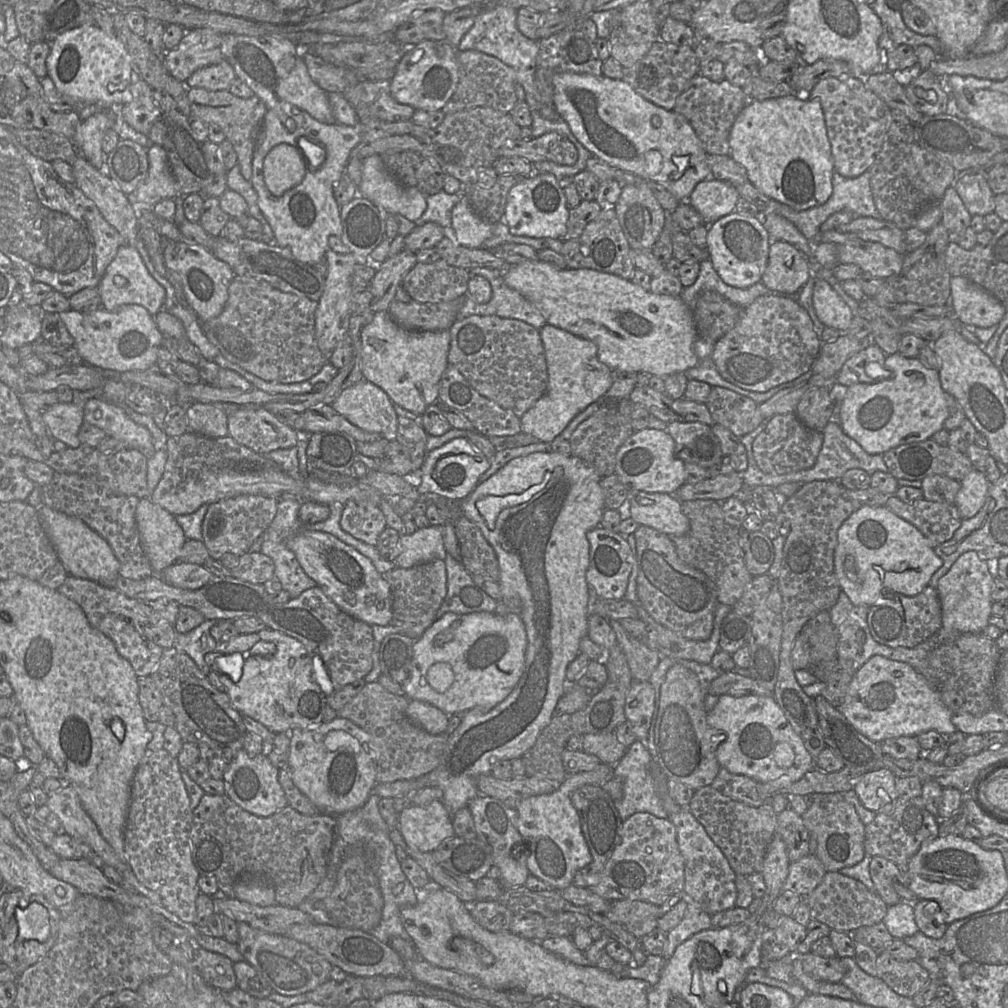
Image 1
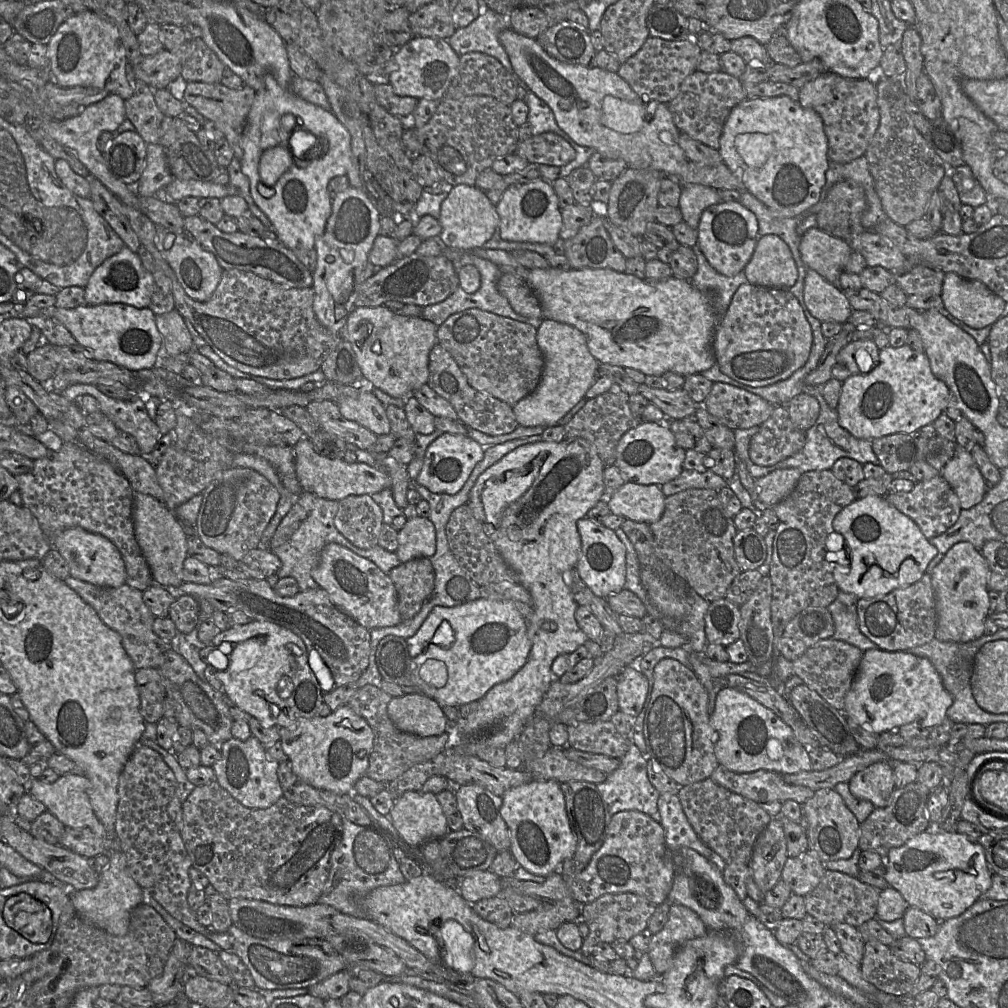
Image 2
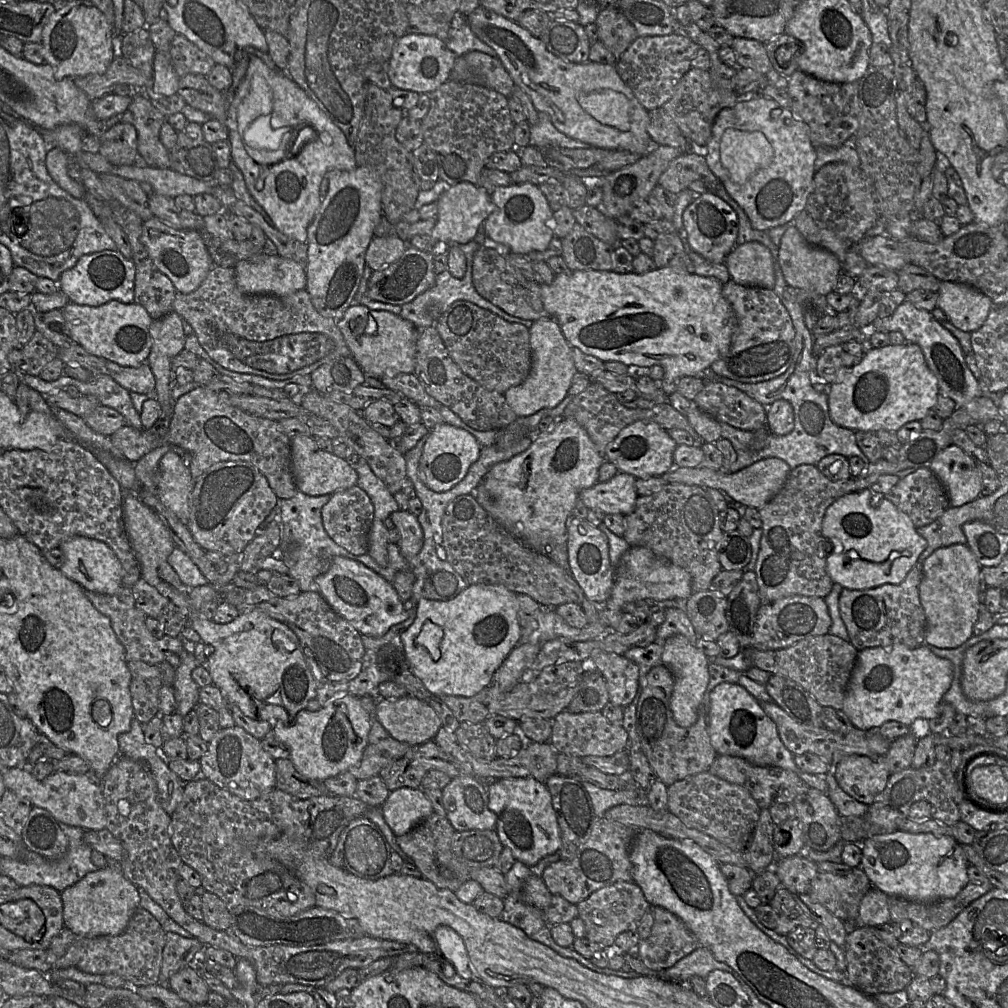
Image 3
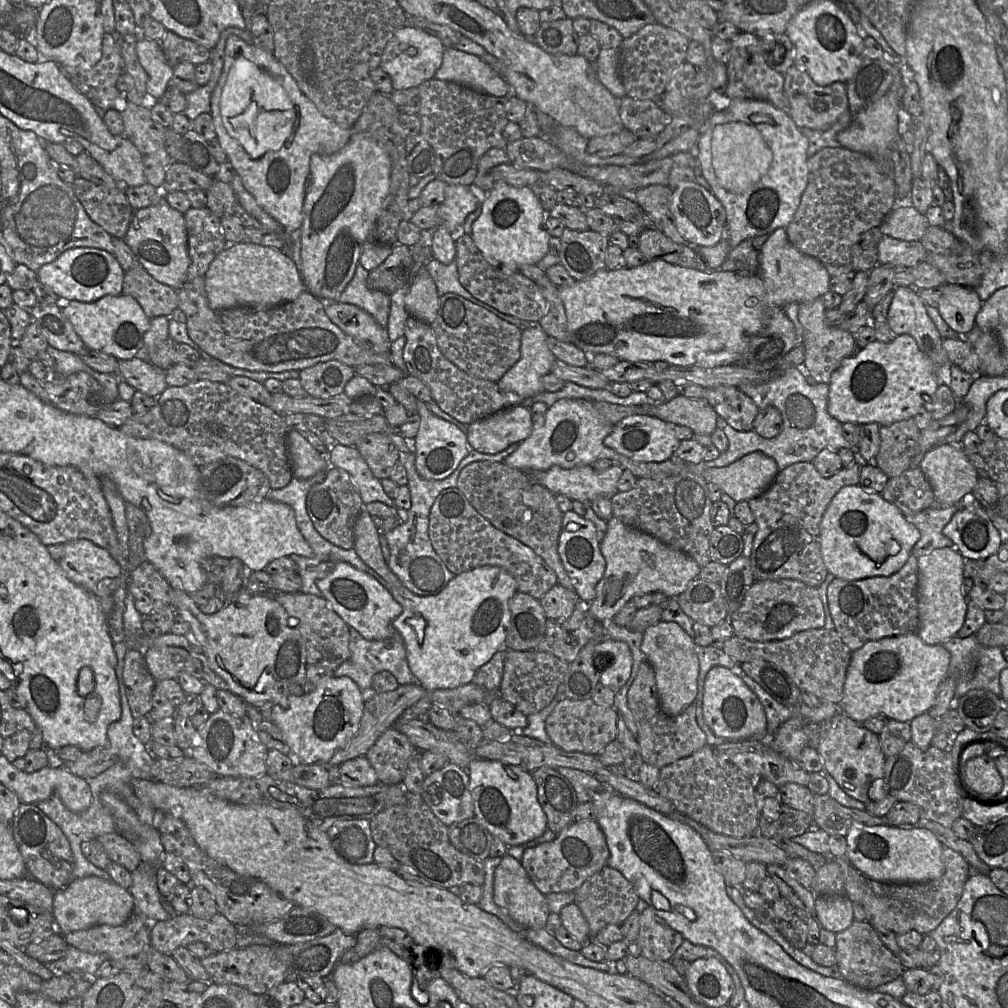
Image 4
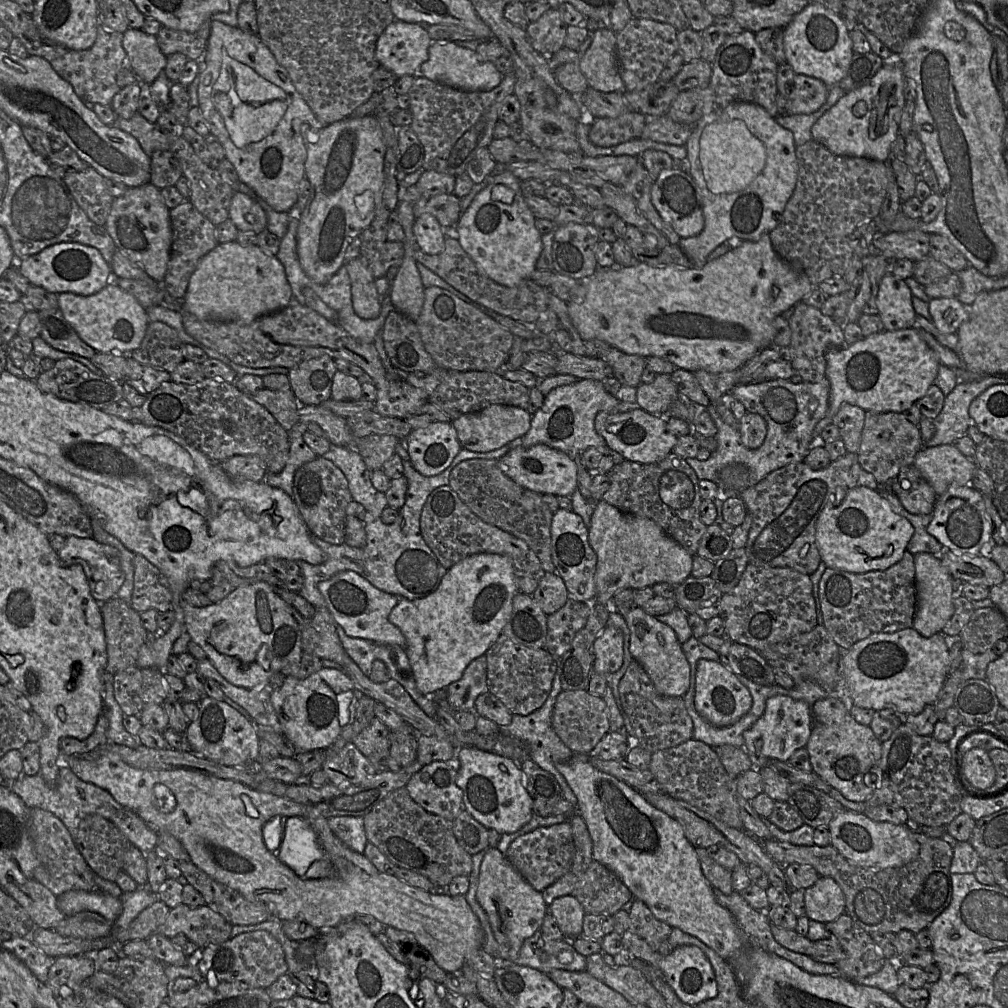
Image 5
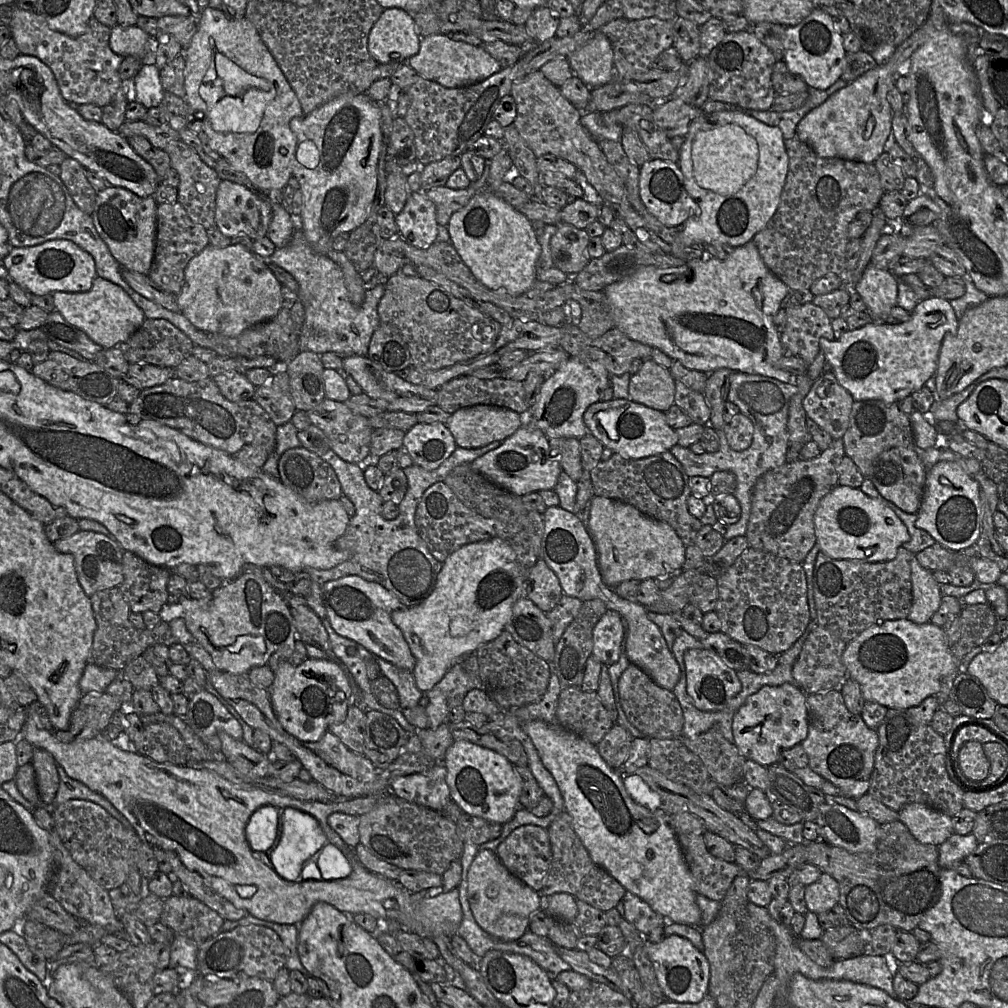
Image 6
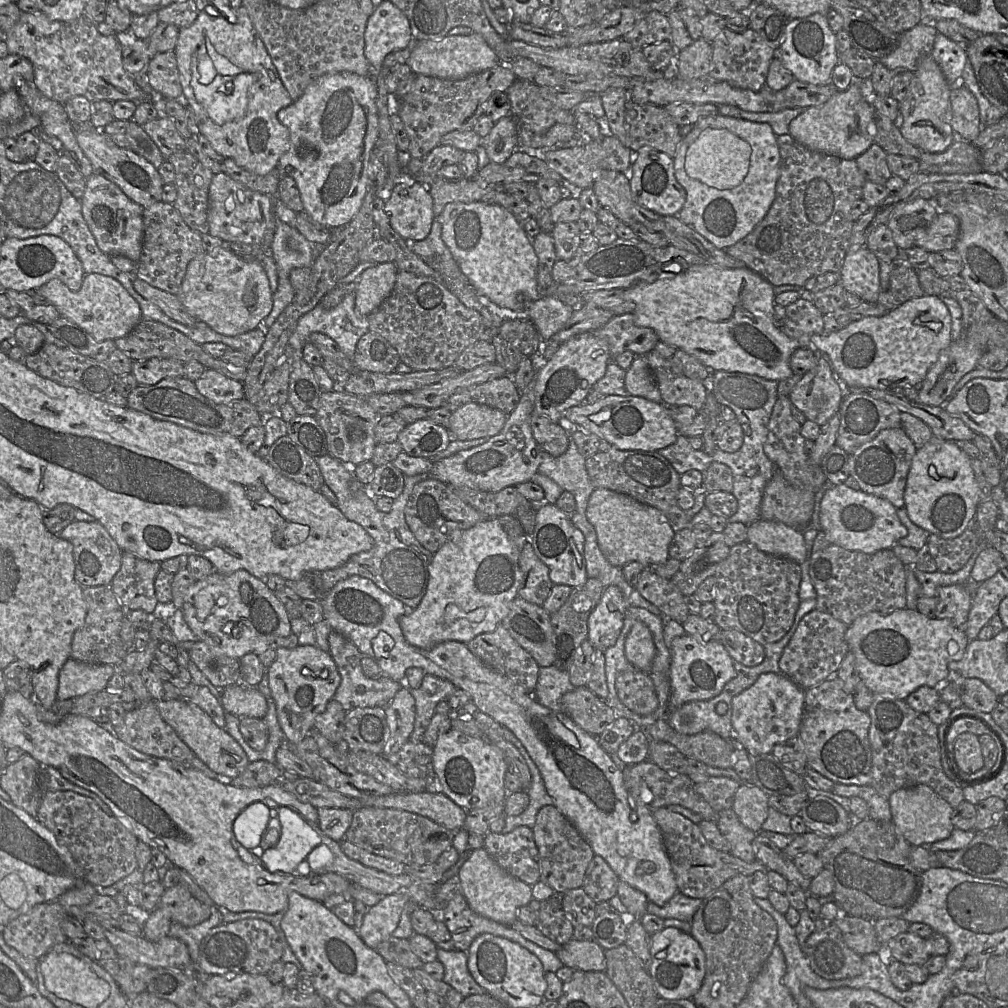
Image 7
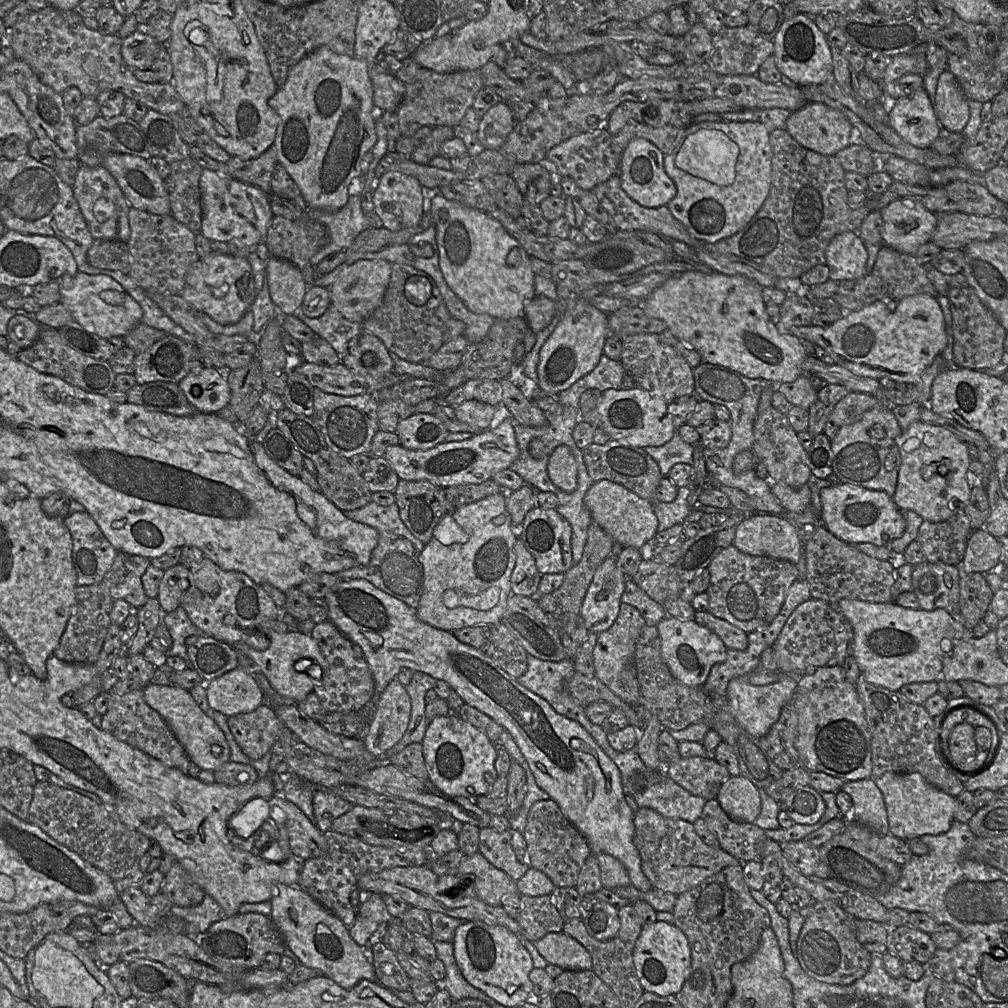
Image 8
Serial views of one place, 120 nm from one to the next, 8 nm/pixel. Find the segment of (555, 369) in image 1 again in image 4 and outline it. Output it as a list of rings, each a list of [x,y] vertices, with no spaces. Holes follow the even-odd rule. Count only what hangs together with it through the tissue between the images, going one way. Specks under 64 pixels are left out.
[[[538,324],[522,331],[520,359],[497,382],[501,390],[515,393],[523,399],[533,397],[544,391],[542,378],[551,373],[556,361],[555,355],[548,347],[547,338],[548,334]]]

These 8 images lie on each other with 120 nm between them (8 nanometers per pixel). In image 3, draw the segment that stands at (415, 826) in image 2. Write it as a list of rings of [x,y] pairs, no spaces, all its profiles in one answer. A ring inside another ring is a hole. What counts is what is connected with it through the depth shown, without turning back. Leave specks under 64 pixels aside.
[[[410,787],[390,791],[380,811],[396,836],[408,833],[434,812],[422,789]]]

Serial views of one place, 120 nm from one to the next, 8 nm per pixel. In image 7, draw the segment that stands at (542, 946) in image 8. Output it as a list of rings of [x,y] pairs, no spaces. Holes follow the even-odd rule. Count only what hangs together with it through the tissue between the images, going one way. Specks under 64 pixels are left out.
[[[571,939],[555,953],[564,966],[574,971],[605,972],[607,963],[604,949],[594,940]]]

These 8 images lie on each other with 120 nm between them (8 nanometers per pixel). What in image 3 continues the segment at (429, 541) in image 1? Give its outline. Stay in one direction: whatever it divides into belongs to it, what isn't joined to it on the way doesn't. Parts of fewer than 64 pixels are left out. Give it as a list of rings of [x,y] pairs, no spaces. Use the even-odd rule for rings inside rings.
[[[399,509],[389,517],[400,532],[398,545],[402,556],[406,560],[413,558],[421,551],[424,543],[423,529],[417,516],[409,511]]]

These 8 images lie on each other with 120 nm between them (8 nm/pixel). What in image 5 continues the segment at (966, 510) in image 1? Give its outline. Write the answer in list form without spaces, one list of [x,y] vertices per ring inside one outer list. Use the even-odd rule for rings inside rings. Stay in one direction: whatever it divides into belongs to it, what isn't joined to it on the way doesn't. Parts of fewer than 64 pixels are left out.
[[[945,444],[934,447],[923,446],[915,456],[914,466],[939,496],[950,486],[971,485],[976,463],[974,459],[963,455],[954,444]]]

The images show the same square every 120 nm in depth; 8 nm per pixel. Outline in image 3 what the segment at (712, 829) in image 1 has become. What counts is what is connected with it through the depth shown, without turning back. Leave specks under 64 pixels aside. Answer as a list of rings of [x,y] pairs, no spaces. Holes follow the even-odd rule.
[[[705,771],[669,785],[667,795],[668,810],[684,824],[708,834],[734,851],[745,851],[761,811],[746,788]]]

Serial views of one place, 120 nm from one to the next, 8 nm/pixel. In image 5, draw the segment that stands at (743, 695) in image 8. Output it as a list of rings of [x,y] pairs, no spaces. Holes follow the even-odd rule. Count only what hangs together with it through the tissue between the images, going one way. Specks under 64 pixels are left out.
[[[774,695],[767,699],[763,715],[743,732],[743,748],[754,761],[754,767],[760,768],[770,759],[788,761],[796,750],[806,747],[810,735],[811,706],[790,696]]]

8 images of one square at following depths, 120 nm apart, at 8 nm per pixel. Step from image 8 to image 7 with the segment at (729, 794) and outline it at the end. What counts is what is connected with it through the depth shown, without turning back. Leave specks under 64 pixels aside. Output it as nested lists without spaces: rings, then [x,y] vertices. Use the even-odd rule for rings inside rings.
[[[743,782],[736,790],[732,810],[745,827],[759,832],[768,817],[769,807],[769,796],[756,785]]]

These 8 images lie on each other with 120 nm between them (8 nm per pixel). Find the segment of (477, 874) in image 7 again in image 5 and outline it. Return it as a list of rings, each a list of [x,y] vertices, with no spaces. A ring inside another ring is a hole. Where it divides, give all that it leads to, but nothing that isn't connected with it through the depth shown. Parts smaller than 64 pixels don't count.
[[[488,847],[481,862],[476,898],[486,912],[500,948],[500,959],[515,962],[527,938],[541,929],[548,912],[541,892],[535,890],[497,848]]]

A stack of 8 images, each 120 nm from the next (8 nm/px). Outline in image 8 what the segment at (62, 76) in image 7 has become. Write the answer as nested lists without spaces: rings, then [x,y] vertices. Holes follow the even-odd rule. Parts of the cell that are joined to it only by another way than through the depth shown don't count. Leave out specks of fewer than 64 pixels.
[[[49,6],[40,11],[31,11],[21,21],[7,28],[6,43],[13,49],[16,58],[26,62],[42,83],[59,94],[69,87],[77,87],[83,96],[96,98],[104,90],[115,90],[163,114],[178,112],[185,105],[172,83],[147,83],[137,79],[122,57],[119,35],[89,29],[75,10],[65,11]]]

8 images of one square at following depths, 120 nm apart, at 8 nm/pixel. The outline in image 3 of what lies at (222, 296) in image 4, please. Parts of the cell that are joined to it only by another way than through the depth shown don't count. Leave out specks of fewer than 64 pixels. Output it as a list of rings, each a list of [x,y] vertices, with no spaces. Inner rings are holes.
[[[262,253],[240,261],[234,271],[237,285],[244,293],[286,296],[306,289],[305,268],[276,253]]]

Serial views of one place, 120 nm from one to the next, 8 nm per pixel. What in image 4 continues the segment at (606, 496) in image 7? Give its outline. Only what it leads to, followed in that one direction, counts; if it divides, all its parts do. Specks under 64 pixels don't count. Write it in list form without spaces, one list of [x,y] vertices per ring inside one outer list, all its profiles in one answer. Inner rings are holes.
[[[614,516],[607,521],[607,531],[600,542],[600,549],[606,569],[596,586],[595,599],[589,604],[590,613],[600,622],[613,620],[624,605],[637,595],[662,592],[676,598],[691,581],[699,577],[701,569],[687,554],[650,534],[625,525]]]

